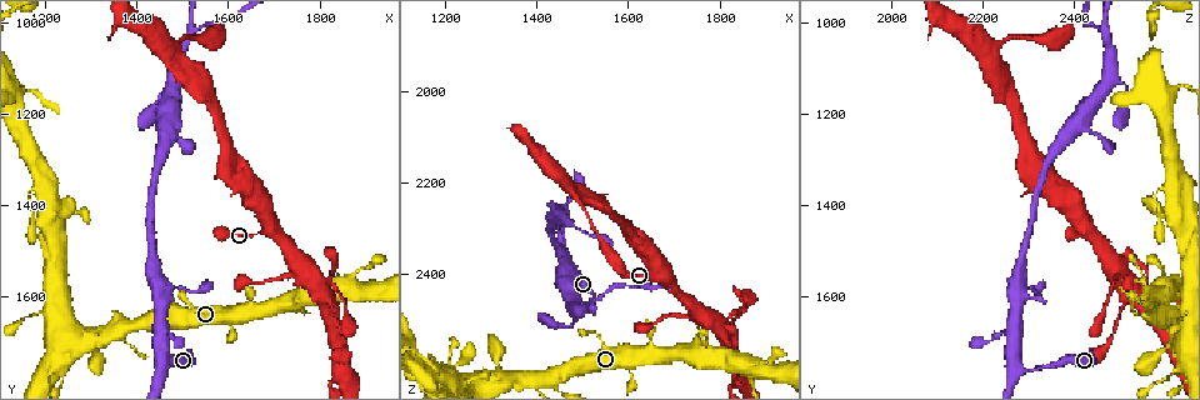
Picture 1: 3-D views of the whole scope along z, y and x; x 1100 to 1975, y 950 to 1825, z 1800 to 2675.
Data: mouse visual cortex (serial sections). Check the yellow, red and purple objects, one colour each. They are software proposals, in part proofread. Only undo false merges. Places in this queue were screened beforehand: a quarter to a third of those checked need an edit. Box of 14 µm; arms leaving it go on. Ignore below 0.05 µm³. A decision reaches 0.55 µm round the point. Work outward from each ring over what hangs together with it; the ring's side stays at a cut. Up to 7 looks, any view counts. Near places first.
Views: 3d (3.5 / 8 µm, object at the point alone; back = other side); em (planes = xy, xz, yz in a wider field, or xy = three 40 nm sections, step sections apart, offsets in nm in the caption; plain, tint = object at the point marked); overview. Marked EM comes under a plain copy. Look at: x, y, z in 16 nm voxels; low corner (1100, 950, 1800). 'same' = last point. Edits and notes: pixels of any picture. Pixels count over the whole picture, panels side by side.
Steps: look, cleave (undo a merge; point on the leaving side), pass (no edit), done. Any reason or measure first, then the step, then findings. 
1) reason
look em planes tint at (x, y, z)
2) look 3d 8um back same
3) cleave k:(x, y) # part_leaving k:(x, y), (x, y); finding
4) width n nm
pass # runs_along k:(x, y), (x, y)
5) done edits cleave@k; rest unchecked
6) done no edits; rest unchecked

sharp bend
look 3d 3.5um at (1450, 1760, 2275)

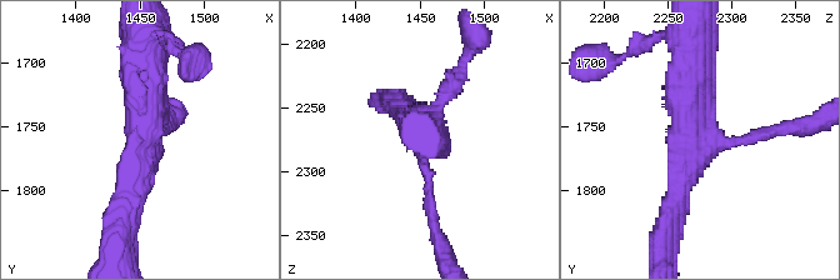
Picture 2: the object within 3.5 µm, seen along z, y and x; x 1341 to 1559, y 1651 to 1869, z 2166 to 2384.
arms 3; arm_widths 150, 350, 450 nm
look em xy step 1 tint at (1454, 1760, 2278)

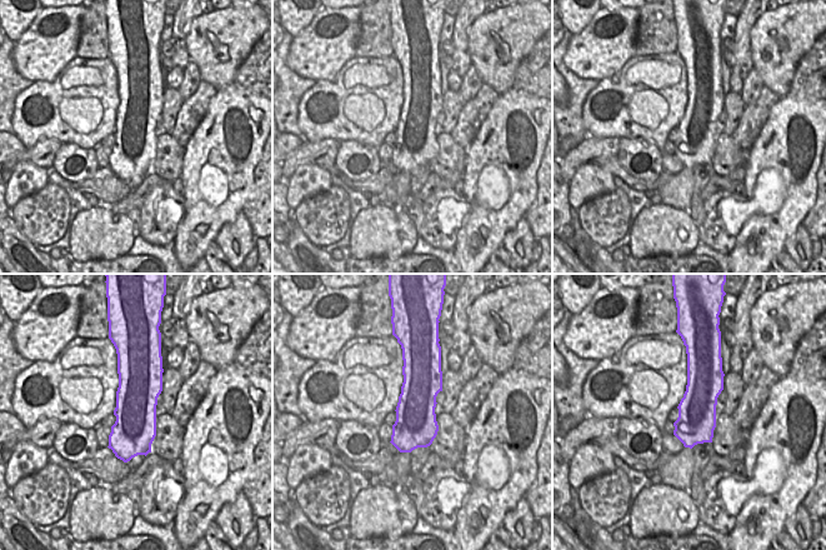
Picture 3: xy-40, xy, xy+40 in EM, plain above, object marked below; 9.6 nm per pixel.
another direction
look em xy step 5 tint same

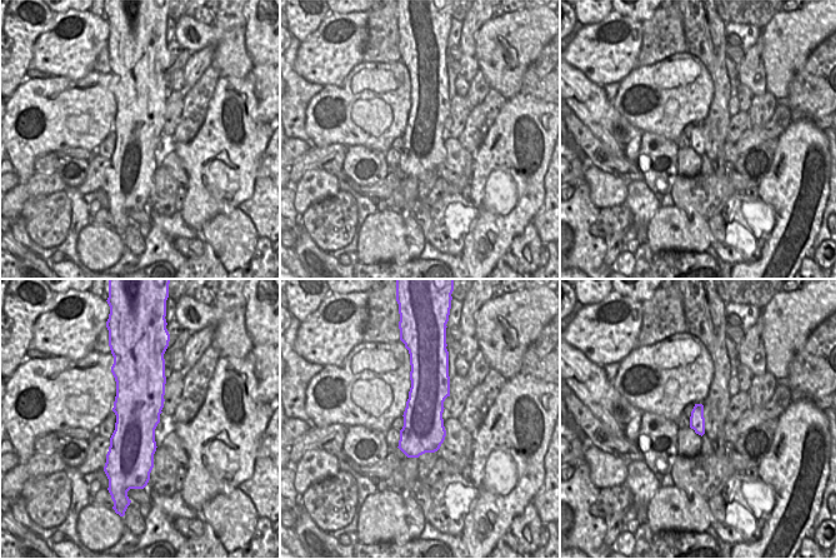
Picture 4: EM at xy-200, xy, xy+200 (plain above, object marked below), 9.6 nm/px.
pass # runs_along 2:(781, 130), (704, 141), (695, 56); continuous, no second cell

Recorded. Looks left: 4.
arms part here
look 3d 3.5um back at (1515, 1020, 2465)

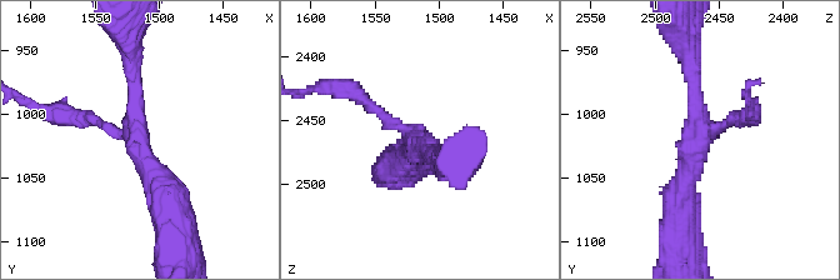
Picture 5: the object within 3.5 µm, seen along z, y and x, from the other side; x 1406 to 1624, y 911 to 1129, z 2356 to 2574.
arms 3; arm_widths 150, 200, 400 nm
look em xy step 3 tint at (1518, 1018, 2462)

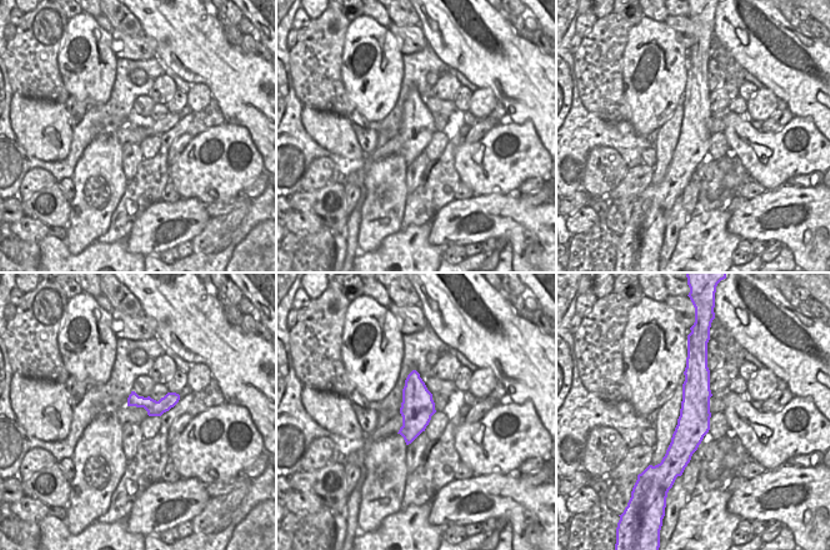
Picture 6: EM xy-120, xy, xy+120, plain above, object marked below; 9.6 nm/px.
another direction
look em xy step 1 tint same

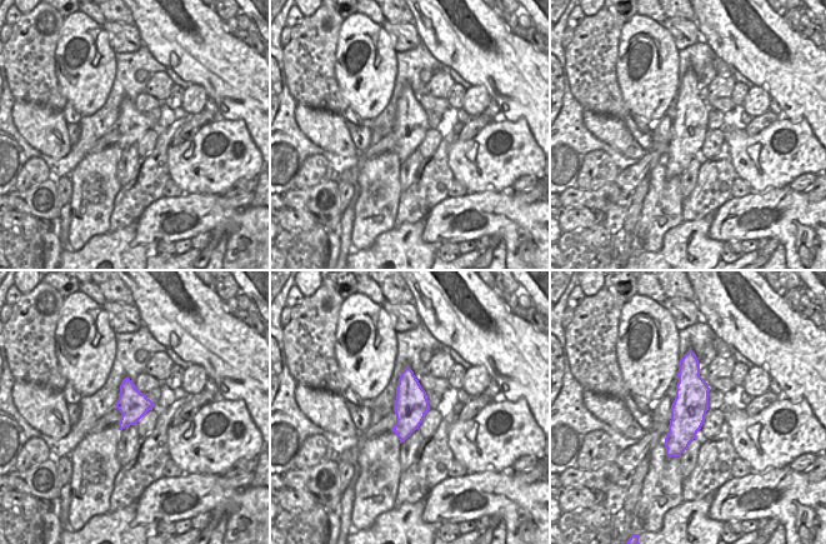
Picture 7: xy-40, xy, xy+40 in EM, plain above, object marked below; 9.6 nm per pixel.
cleave 5:(58, 115) # part_leaving 5:(100, 121), (46, 114), (35, 105); two cells meet here

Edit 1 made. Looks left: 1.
done edits cleave@5; rest unchecked

